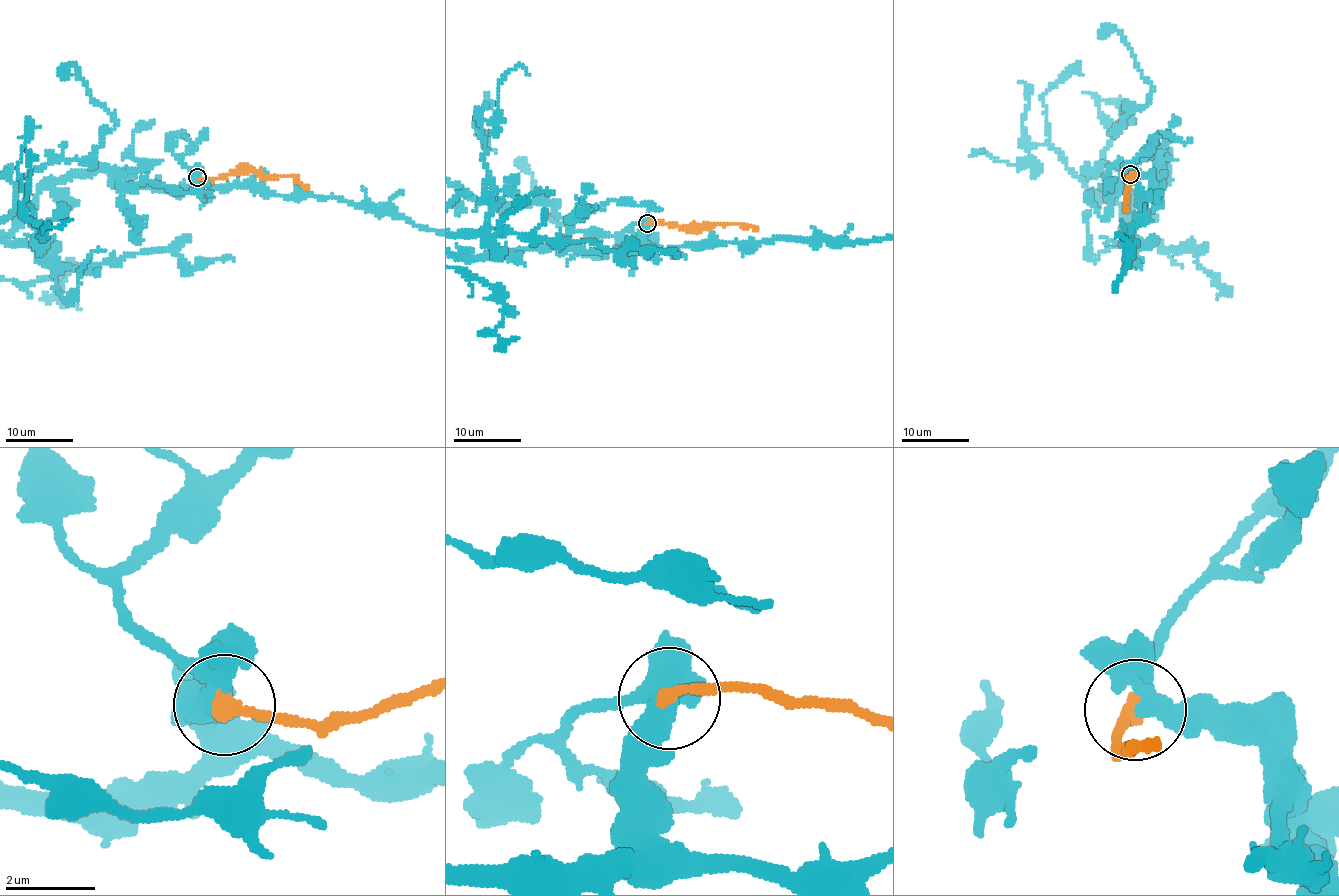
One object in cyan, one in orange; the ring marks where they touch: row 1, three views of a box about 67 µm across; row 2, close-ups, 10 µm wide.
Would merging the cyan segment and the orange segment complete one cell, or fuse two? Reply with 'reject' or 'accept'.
accept

